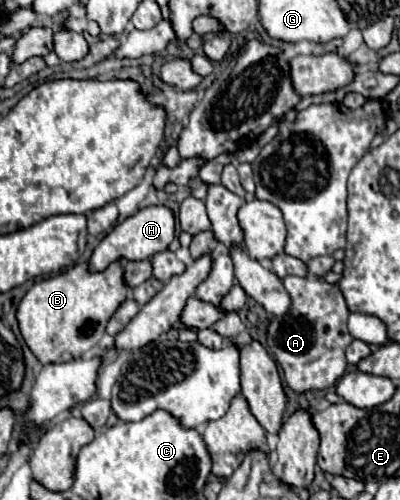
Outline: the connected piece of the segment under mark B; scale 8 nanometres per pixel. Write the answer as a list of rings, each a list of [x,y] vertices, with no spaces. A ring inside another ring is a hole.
[[[119,261],[111,263],[101,273],[89,273],[87,263],[81,263],[65,273],[37,281],[25,293],[17,307],[19,331],[27,347],[43,365],[73,361],[99,343],[109,317],[125,297],[127,287],[123,283],[123,265]]]

